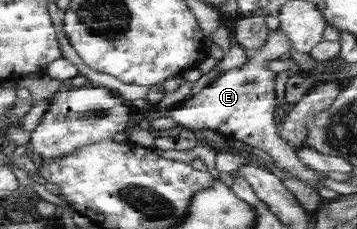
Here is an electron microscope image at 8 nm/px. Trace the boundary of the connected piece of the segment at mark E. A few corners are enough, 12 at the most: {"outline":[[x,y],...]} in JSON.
{"outline":[[281,30],[241,68],[217,76],[167,115],[260,148],[323,201],[320,186],[279,132],[275,73],[292,49]]}

